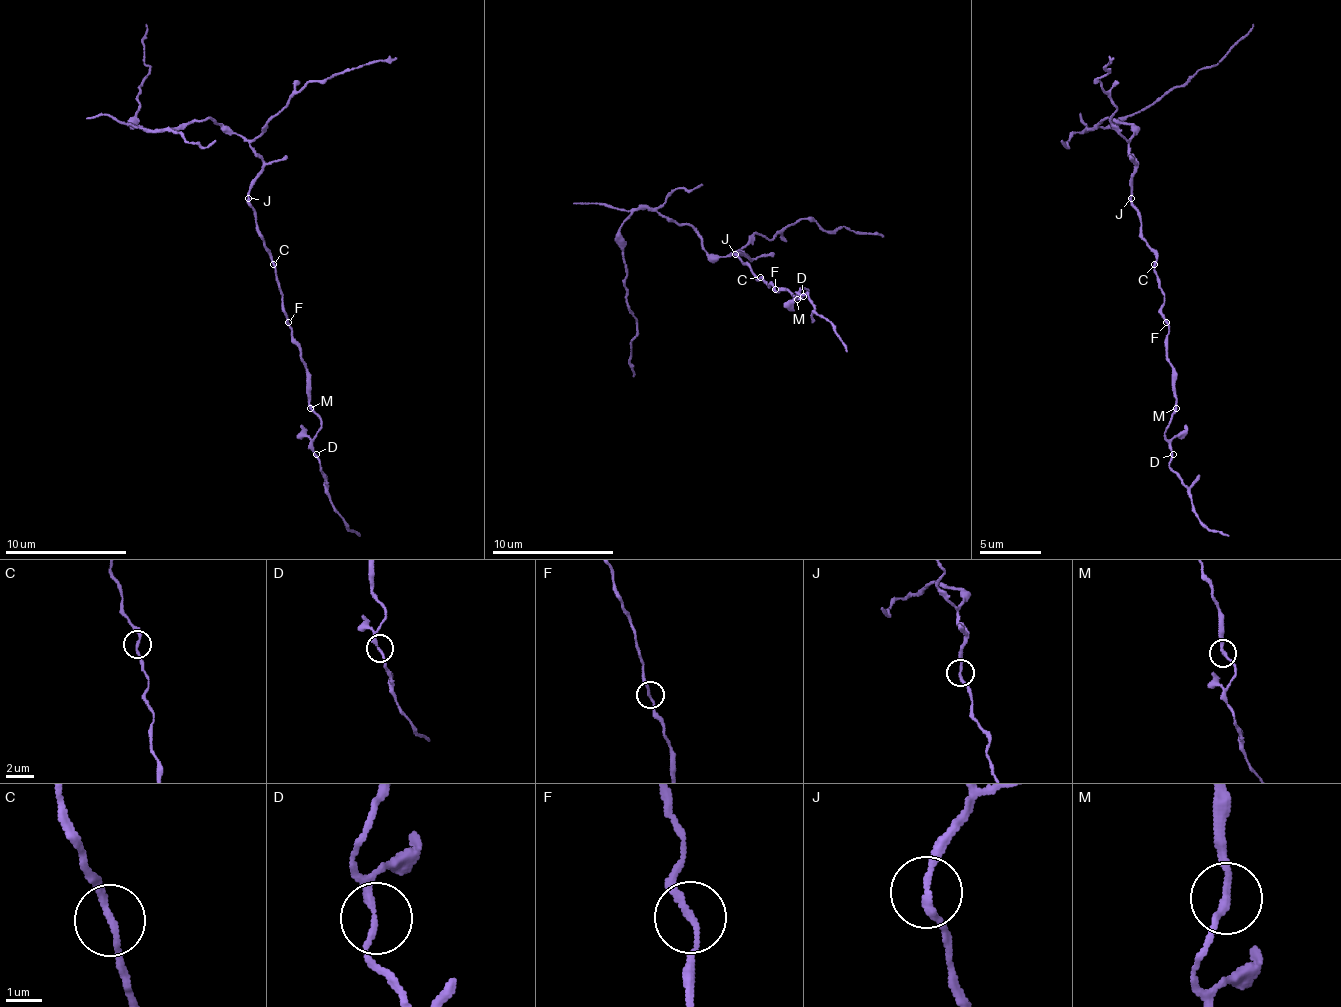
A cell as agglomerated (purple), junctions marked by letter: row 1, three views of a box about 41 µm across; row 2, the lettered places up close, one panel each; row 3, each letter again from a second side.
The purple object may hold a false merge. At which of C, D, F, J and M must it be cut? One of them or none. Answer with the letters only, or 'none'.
J

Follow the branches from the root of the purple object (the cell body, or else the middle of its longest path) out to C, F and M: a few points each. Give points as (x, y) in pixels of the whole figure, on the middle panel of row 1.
C: (736, 256), (760, 277)
F: (736, 256), (757, 277), (769, 286), (772, 283), (775, 289)
M: (736, 256), (769, 286), (772, 283), (778, 292), (788, 289), (797, 299)

